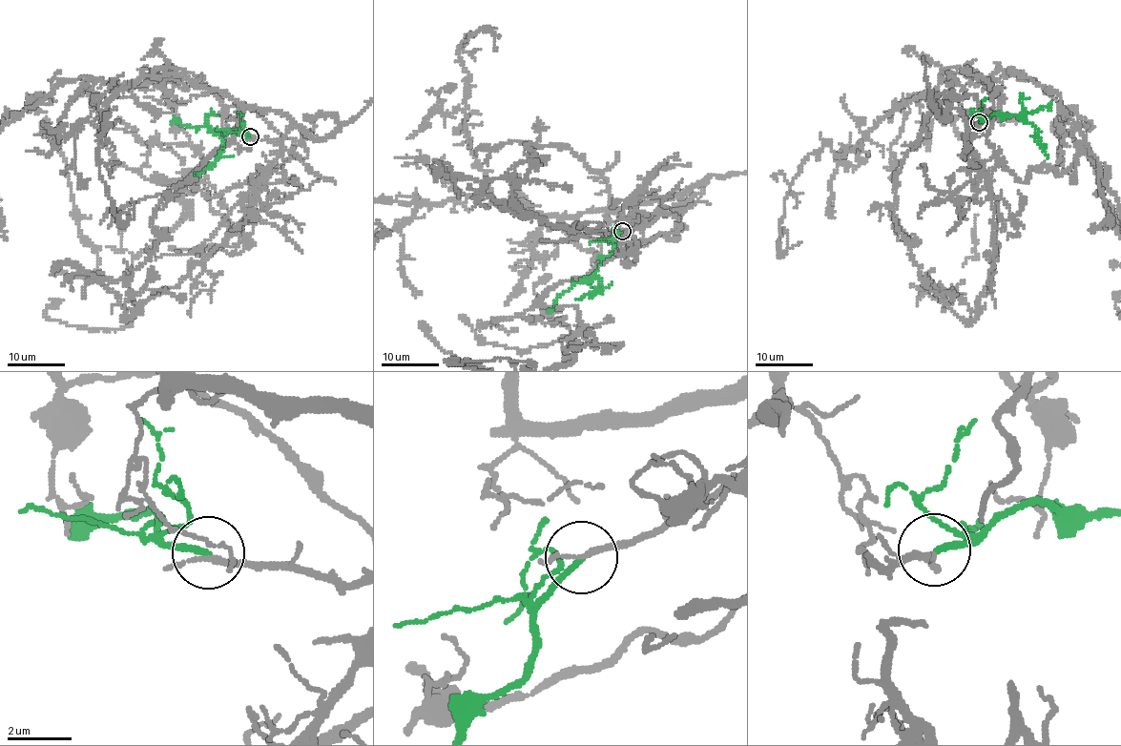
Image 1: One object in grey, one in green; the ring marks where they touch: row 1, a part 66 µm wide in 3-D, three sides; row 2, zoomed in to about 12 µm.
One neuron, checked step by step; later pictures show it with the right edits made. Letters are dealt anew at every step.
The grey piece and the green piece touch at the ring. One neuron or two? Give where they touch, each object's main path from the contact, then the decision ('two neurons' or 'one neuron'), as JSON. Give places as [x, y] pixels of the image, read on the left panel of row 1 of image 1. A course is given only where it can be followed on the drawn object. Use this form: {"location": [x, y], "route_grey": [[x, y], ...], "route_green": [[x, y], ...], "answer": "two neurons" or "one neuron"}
{"location": [250, 136], "route_grey": [[250, 138], [281, 146], [265, 176], [207, 196], [158, 182], [197, 176], [134, 256], [87, 240], [45, 136]], "route_green": [[250, 136], [240, 134], [238, 129], [220, 132], [223, 147], [217, 157], [195, 175]], "answer": "one neuron"}

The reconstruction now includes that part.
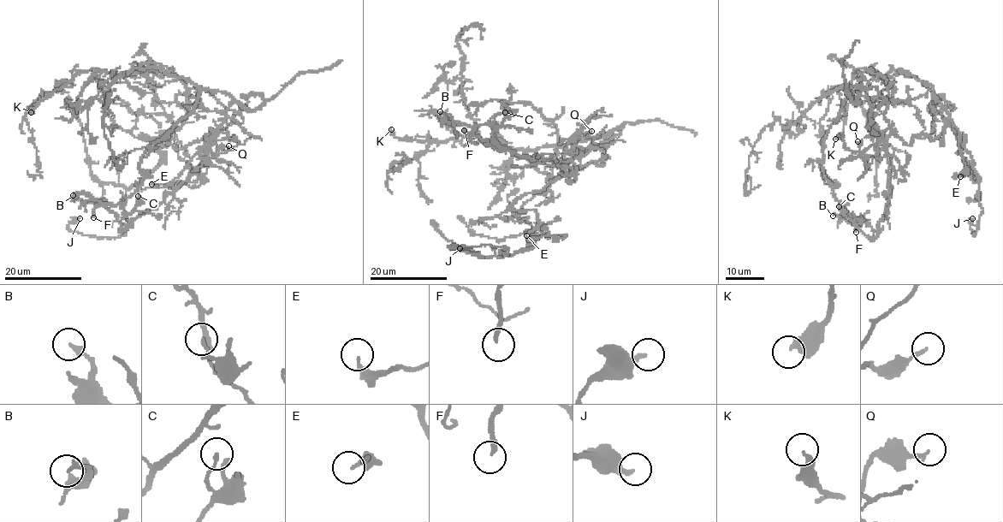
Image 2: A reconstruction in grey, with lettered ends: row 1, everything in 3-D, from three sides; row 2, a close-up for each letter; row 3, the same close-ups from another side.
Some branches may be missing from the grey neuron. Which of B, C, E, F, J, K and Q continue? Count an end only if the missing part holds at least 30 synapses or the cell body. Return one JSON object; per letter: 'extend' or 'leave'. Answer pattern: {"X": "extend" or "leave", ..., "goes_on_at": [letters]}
{"B": "leave", "C": "leave", "E": "leave", "F": "leave", "J": "leave", "K": "leave", "Q": "leave", "goes_on_at": []}

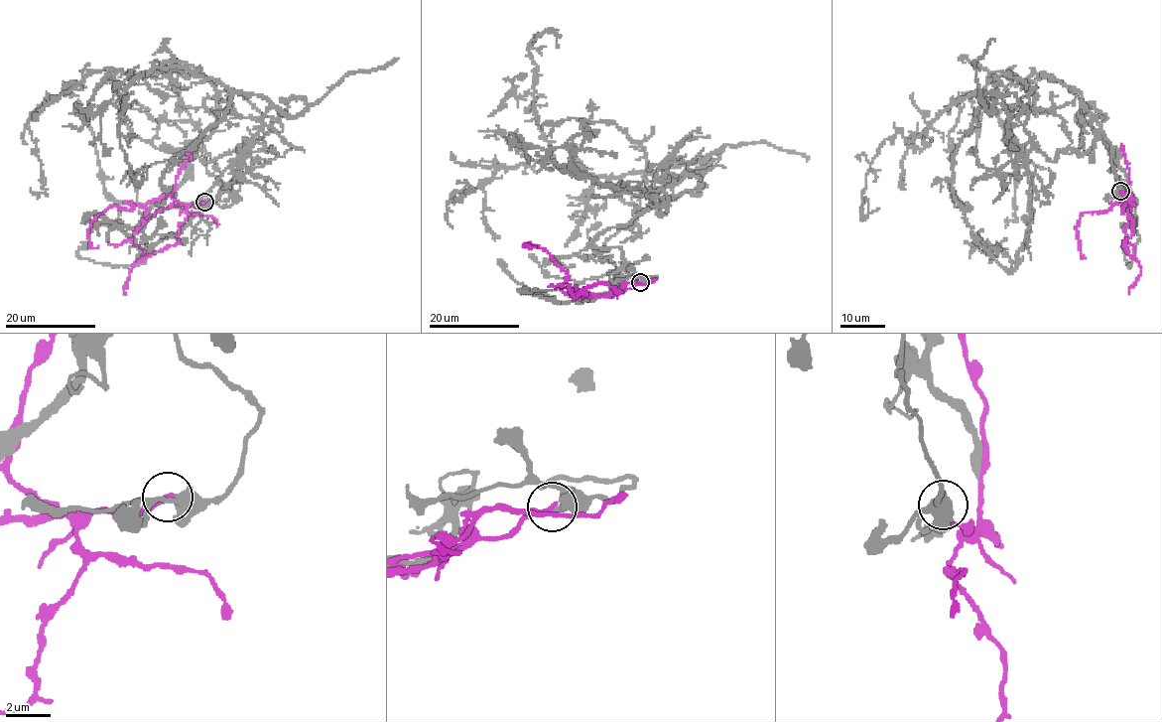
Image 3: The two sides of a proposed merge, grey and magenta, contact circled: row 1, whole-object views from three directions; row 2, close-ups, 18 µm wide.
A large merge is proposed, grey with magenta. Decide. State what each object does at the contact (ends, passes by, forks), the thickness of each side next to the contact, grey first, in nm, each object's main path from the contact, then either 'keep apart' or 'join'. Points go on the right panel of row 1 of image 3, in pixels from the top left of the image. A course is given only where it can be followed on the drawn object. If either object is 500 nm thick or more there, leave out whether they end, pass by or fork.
grey passes by; magenta ends; calibres 400 and 260 nm; course grey (1120, 190), (1101, 132), (1053, 161), (1018, 144), (995, 76), (974, 92), (1016, 150), (1006, 217); course magenta (1120, 190), (1126, 196), (1128, 189), (1129, 203), (1116, 203), (1104, 212), (1081, 216), (1077, 229), (1083, 255); keep apart

